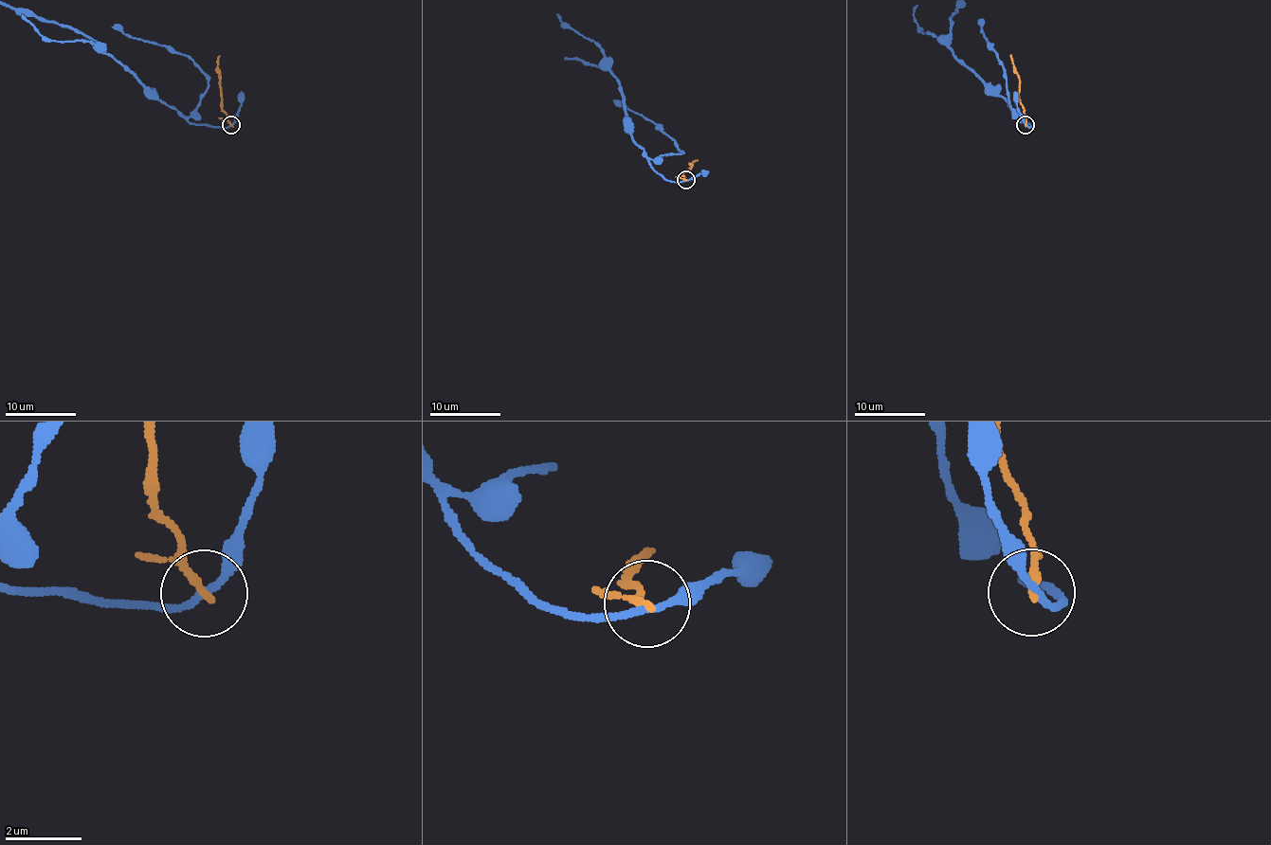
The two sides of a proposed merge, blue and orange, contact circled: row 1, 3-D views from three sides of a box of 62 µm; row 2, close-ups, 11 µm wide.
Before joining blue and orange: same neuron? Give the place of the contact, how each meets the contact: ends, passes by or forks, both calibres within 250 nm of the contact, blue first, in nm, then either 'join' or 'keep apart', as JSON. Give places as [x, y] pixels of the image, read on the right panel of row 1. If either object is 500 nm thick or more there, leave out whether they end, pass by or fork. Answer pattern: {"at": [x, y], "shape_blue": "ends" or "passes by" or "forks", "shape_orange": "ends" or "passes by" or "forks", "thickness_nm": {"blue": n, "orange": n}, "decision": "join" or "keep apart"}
{"at": [1025, 124], "shape_blue": "passes by", "shape_orange": "passes by", "thickness_nm": {"blue": 170, "orange": 150}, "decision": "keep apart"}

